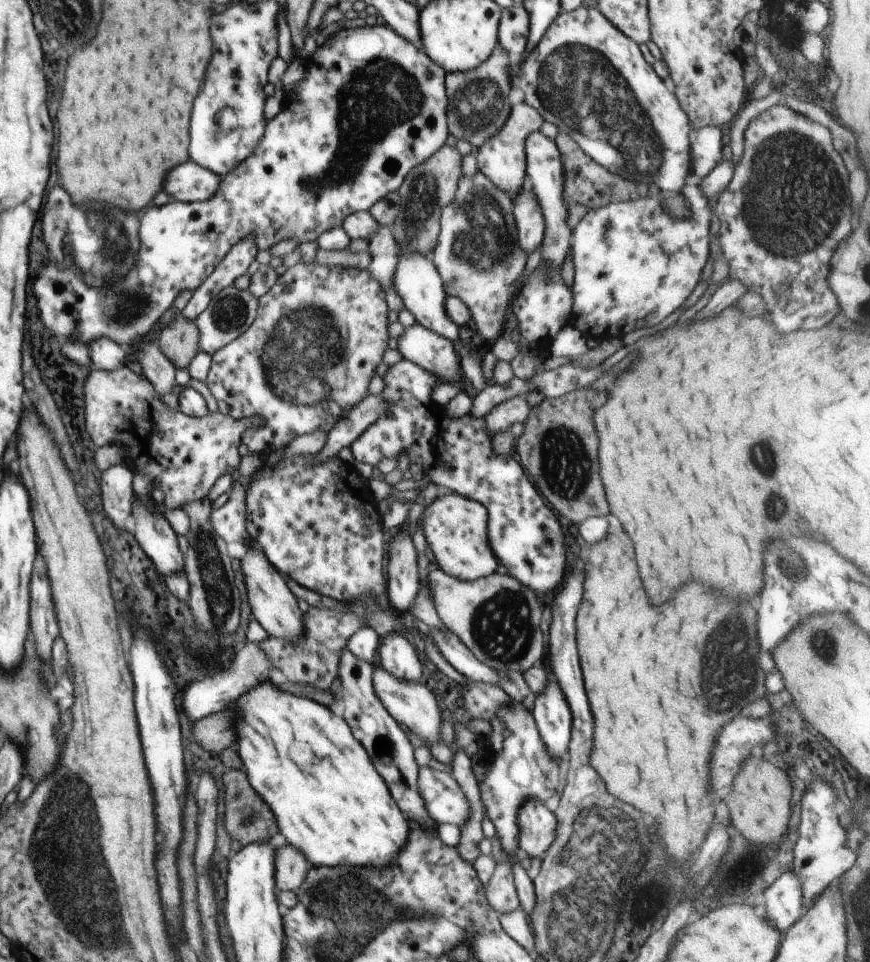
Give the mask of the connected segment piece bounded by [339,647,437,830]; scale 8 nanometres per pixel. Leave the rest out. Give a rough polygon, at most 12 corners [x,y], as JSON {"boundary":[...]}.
{"boundary":[[342,650],[344,722],[407,820],[437,828],[417,788],[414,741]]}

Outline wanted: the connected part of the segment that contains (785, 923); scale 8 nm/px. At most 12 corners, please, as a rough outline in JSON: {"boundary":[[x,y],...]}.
{"boundary":[[794,870],[766,888],[759,910],[782,934],[806,914]]}

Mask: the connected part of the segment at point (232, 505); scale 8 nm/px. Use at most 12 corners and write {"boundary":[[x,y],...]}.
{"boundary":[[242,478],[230,499],[210,512],[214,532],[227,544],[246,547],[246,492]]}

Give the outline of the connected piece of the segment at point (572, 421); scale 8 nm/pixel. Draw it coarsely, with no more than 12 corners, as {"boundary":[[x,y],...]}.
{"boundary":[[580,388],[530,407],[520,463],[574,524],[610,514]]}

